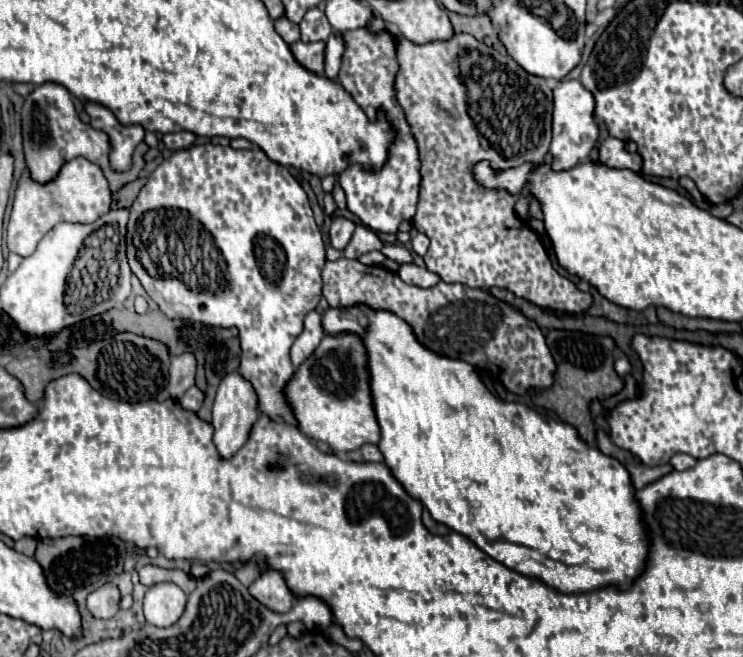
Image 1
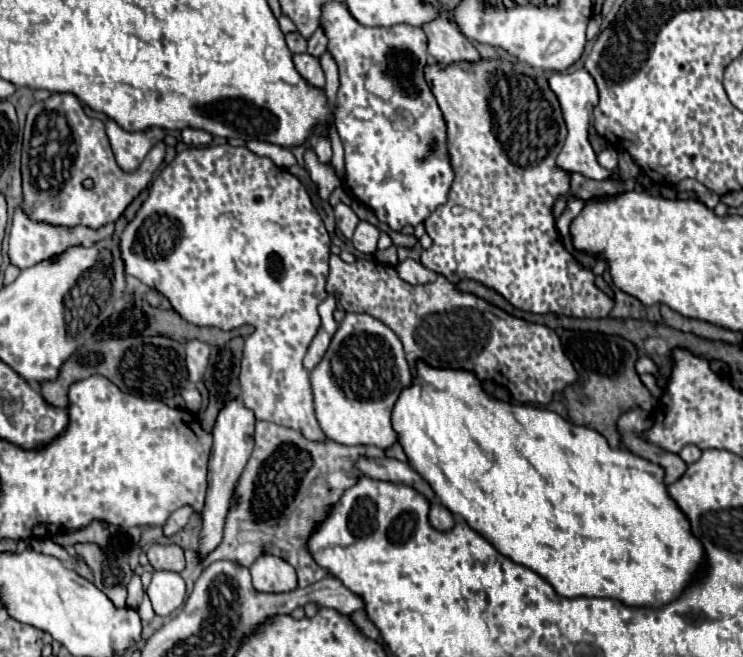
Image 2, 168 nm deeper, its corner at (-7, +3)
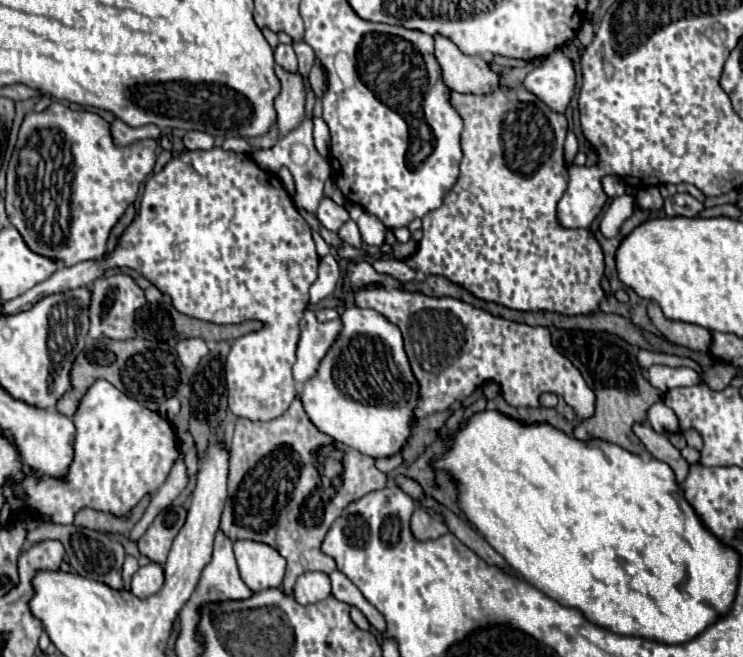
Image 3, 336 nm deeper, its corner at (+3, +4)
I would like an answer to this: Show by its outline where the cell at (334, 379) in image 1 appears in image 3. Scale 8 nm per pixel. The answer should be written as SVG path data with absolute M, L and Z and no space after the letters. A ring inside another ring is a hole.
M350 306L340 320L342 330L316 374L304 382L300 400L320 432L366 456L392 456L410 436L412 410L418 402L418 382L410 370L402 334L376 310Z

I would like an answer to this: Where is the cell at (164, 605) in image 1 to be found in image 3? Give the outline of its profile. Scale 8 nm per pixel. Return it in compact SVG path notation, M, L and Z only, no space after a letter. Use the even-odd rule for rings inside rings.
M150 562L148 566L142 566L134 578L132 578L132 592L138 598L148 598L156 594L164 586L164 570L160 564Z

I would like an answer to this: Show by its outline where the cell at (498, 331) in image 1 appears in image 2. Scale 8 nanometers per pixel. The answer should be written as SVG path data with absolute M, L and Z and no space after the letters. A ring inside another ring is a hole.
M330 255L330 275L326 291L338 295L338 301L348 313L370 313L382 323L386 323L404 343L406 359L412 375L416 377L416 361L424 361L438 369L464 369L472 371L480 381L496 381L500 385L510 385L510 393L518 403L528 405L548 405L554 393L576 383L578 373L570 359L562 351L560 337L546 325L528 323L524 319L512 317L506 311L486 303L484 299L460 293L444 275L426 285L410 285L402 281L392 265L378 263L376 259L356 259L354 263L344 263L338 255Z

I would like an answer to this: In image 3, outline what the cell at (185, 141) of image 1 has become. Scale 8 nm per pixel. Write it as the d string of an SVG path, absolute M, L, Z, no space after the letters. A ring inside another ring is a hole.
M196 130L186 132L186 136L182 140L184 140L186 150L210 150L214 146L214 138L210 134L196 132Z

